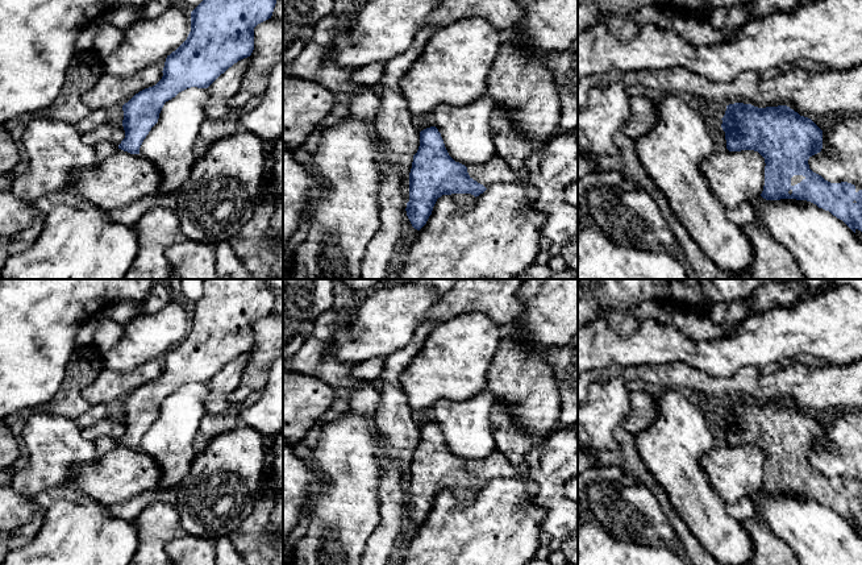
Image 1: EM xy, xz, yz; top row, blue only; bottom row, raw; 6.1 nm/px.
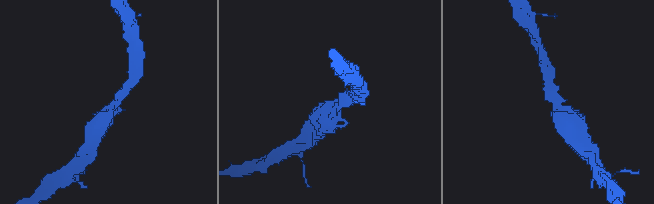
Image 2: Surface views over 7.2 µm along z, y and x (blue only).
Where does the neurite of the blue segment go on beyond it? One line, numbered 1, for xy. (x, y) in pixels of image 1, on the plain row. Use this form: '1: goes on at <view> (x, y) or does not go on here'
1: does not go on here

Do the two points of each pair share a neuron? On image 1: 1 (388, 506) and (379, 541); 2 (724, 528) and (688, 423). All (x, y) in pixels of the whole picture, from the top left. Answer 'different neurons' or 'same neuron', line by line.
1: same neuron
2: same neuron

